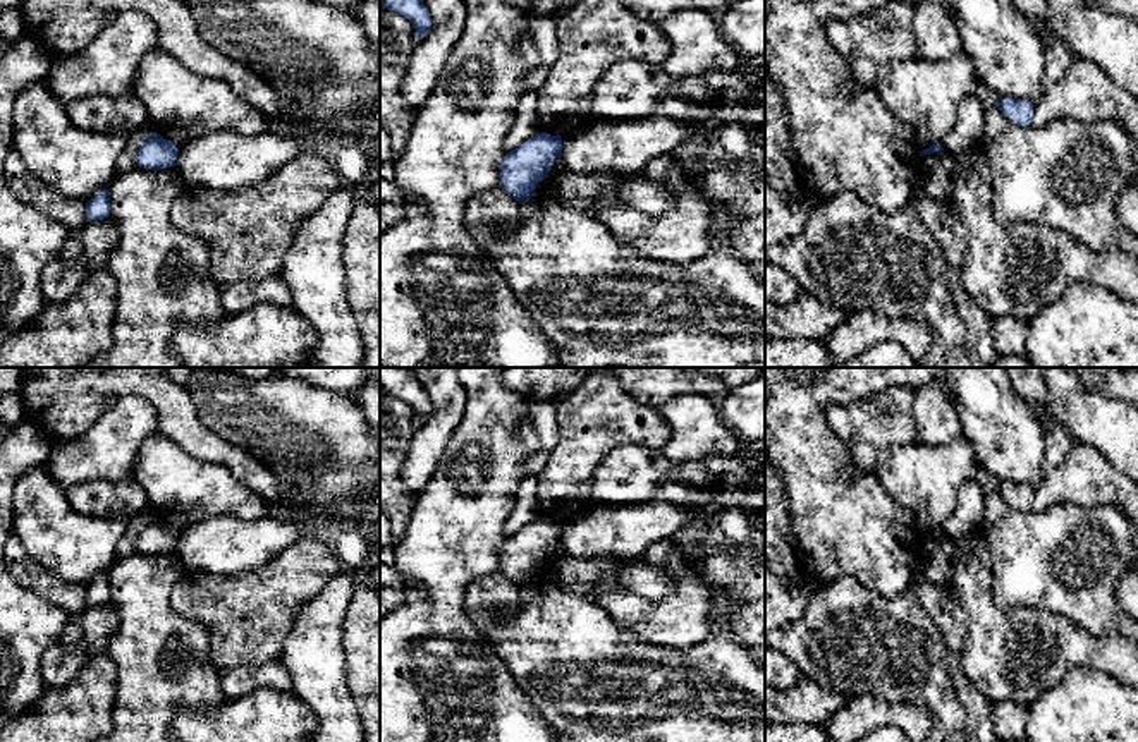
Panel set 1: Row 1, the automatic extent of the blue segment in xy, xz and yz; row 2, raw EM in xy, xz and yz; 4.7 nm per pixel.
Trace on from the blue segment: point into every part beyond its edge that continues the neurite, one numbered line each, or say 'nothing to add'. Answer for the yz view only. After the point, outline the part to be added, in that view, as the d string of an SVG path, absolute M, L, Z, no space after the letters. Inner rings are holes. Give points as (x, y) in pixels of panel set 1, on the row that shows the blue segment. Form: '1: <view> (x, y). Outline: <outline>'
nothing to add

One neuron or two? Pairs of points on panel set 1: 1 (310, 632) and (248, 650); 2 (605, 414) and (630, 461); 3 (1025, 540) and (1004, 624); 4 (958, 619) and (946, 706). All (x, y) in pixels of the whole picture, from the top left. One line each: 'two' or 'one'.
1: two
2: two
3: two
4: two

